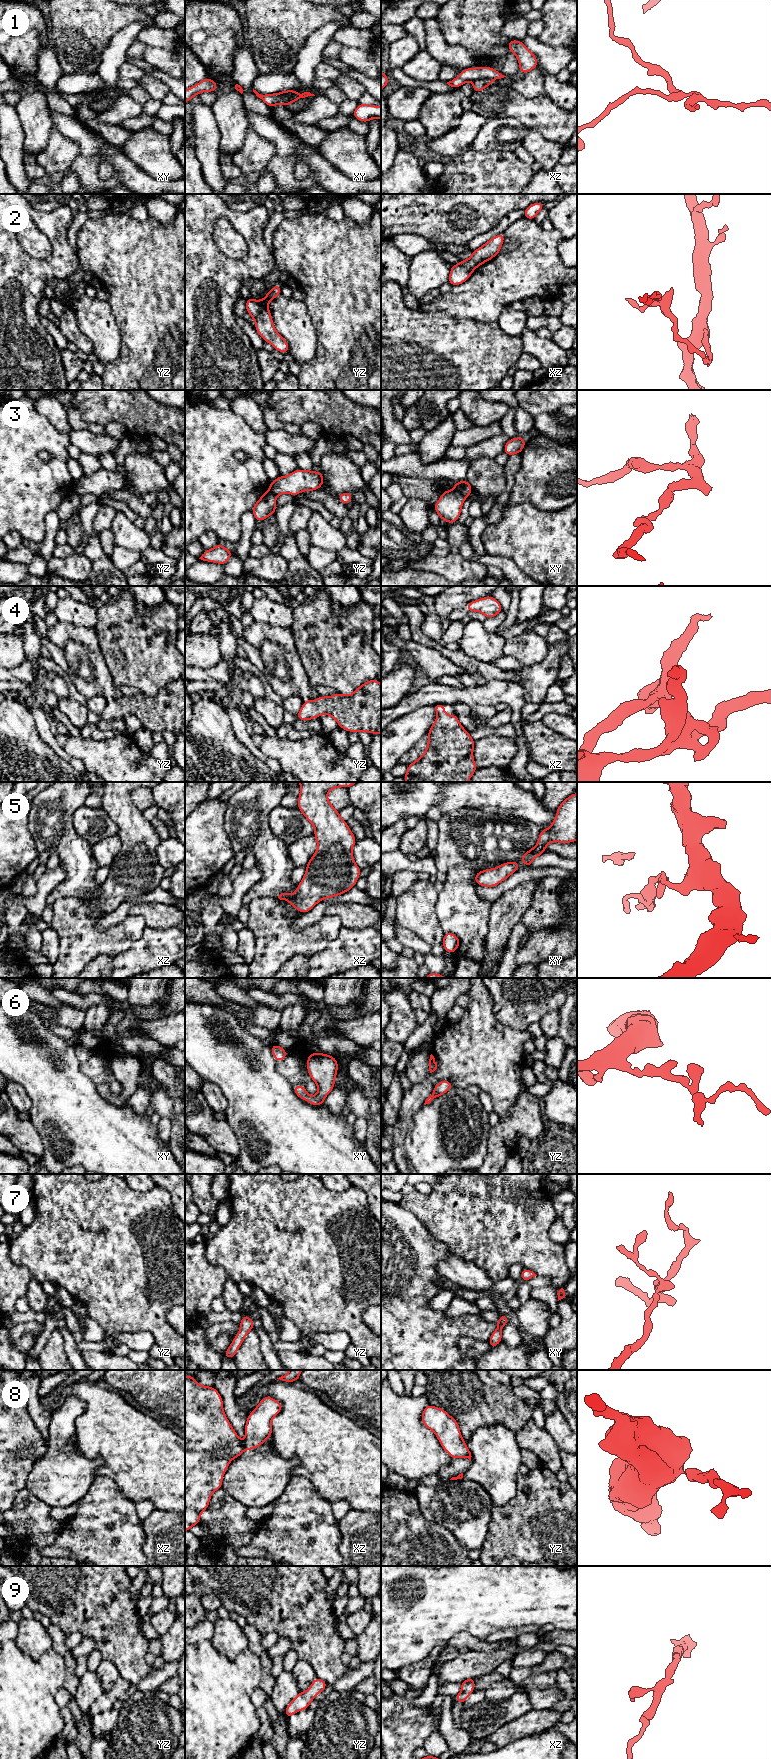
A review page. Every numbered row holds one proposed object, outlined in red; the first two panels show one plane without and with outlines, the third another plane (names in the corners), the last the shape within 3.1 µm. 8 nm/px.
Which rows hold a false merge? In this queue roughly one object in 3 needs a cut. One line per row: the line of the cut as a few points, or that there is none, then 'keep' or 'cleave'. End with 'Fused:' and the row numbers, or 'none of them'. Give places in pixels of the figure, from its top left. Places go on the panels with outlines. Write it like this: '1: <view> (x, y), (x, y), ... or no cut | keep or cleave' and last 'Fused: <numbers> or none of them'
1: xy (292, 90), (292, 93), (287, 98), (279, 92) | cleave
2: yz (260, 301), (260, 312), (254, 319) | cleave
3: xy (454, 487), (466, 497) | cleave
4: no cut | keep
5: no cut | keep
6: no cut | keep
7: no cut | keep
8: xz (241, 1443), (244, 1449) | cleave
9: no cut | keep
Fused: 1, 2, 3, 8

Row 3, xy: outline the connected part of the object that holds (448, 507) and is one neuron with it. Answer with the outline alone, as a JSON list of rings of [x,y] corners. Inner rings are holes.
[[[455,488],[449,491],[442,491],[440,499],[433,506],[441,520],[448,524],[458,521],[464,500],[466,499]]]

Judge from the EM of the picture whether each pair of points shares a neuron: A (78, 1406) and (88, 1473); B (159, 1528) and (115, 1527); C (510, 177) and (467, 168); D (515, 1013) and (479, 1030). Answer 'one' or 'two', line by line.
A: one
B: two
C: one
D: two

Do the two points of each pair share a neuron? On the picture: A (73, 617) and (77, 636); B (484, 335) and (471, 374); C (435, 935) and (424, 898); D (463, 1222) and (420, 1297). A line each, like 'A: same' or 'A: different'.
A: different
B: same
C: same
D: different

